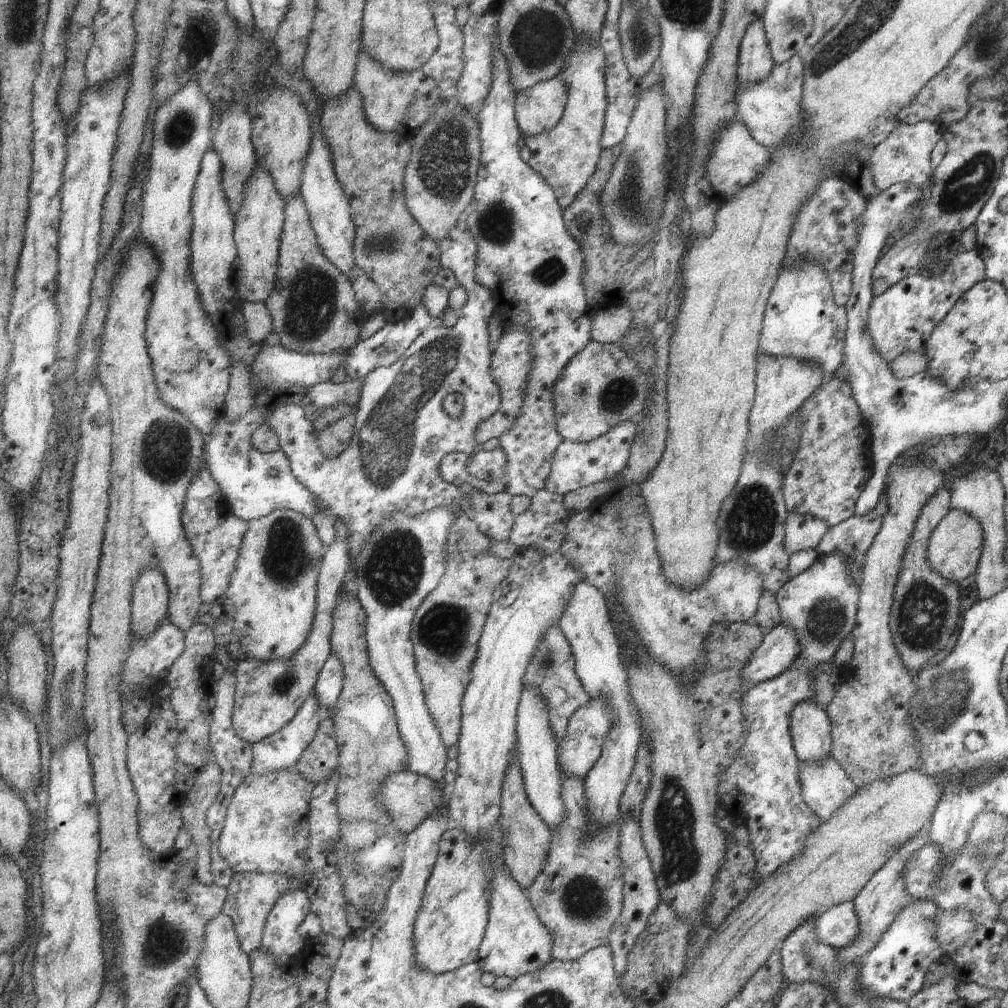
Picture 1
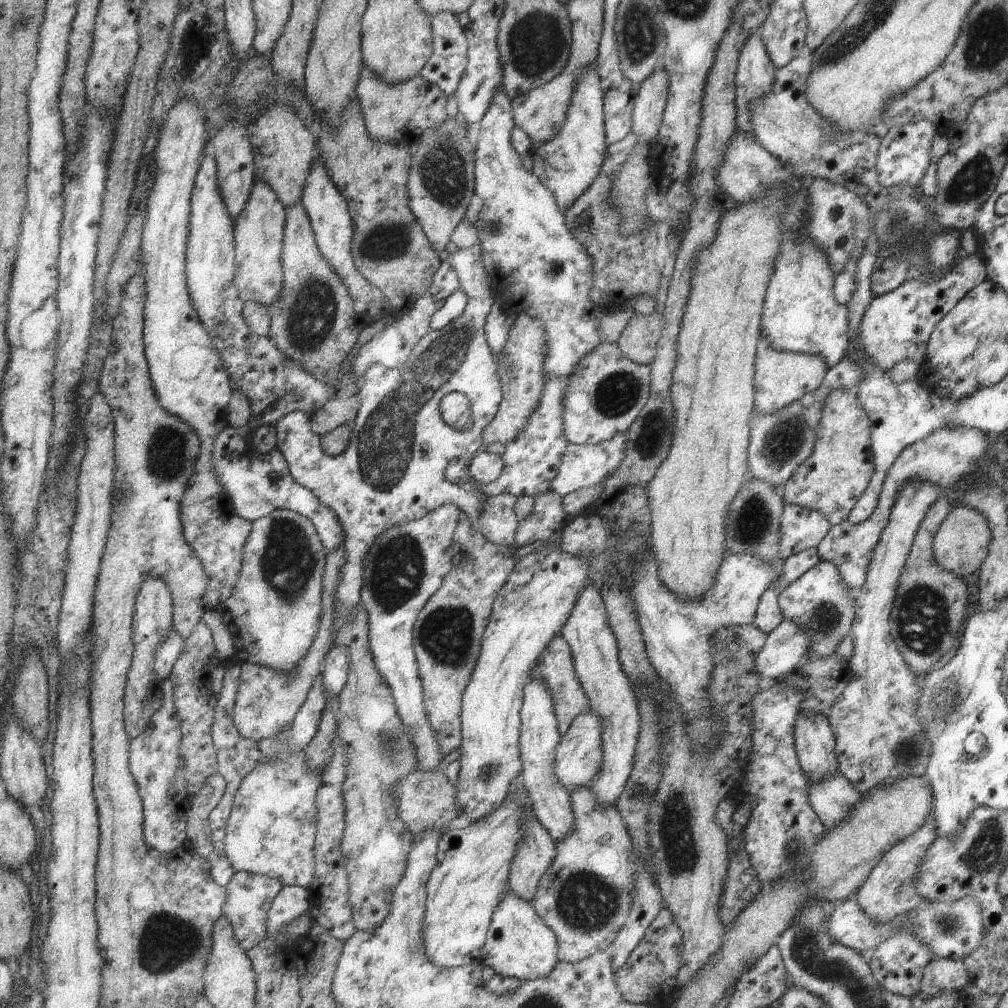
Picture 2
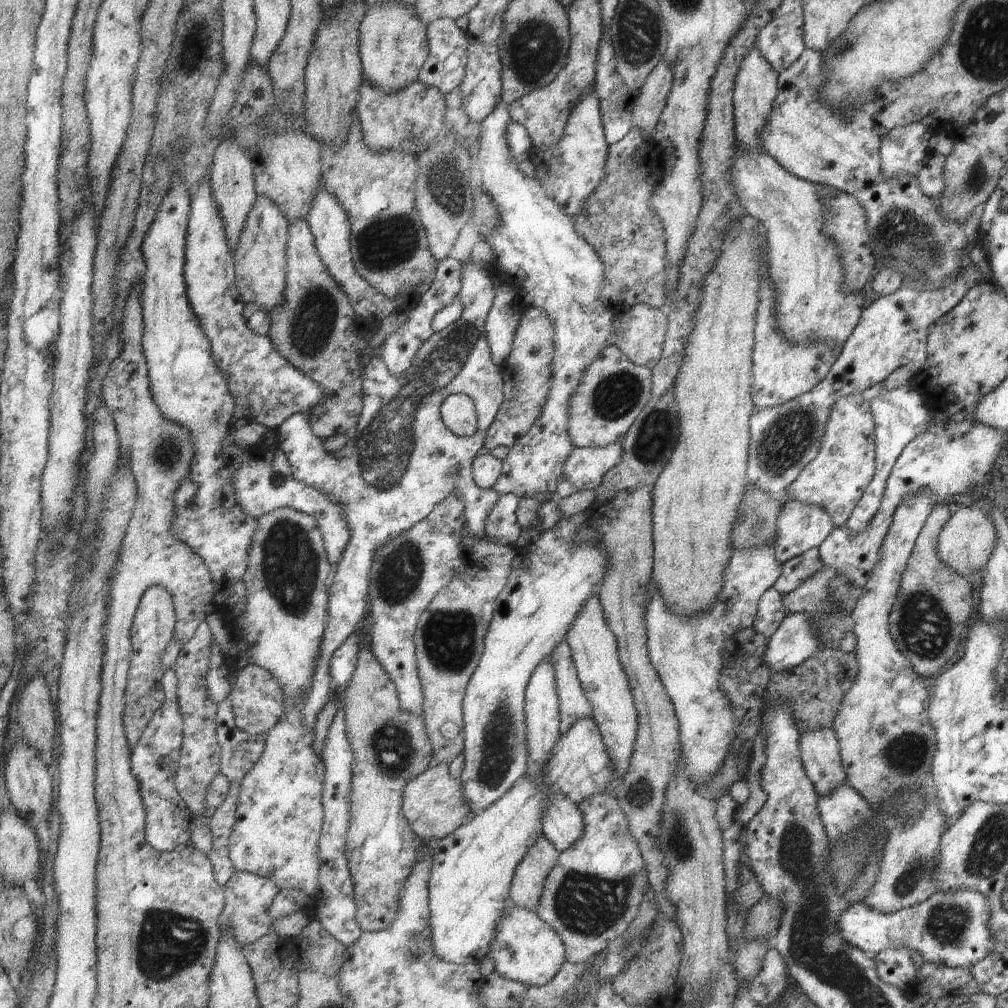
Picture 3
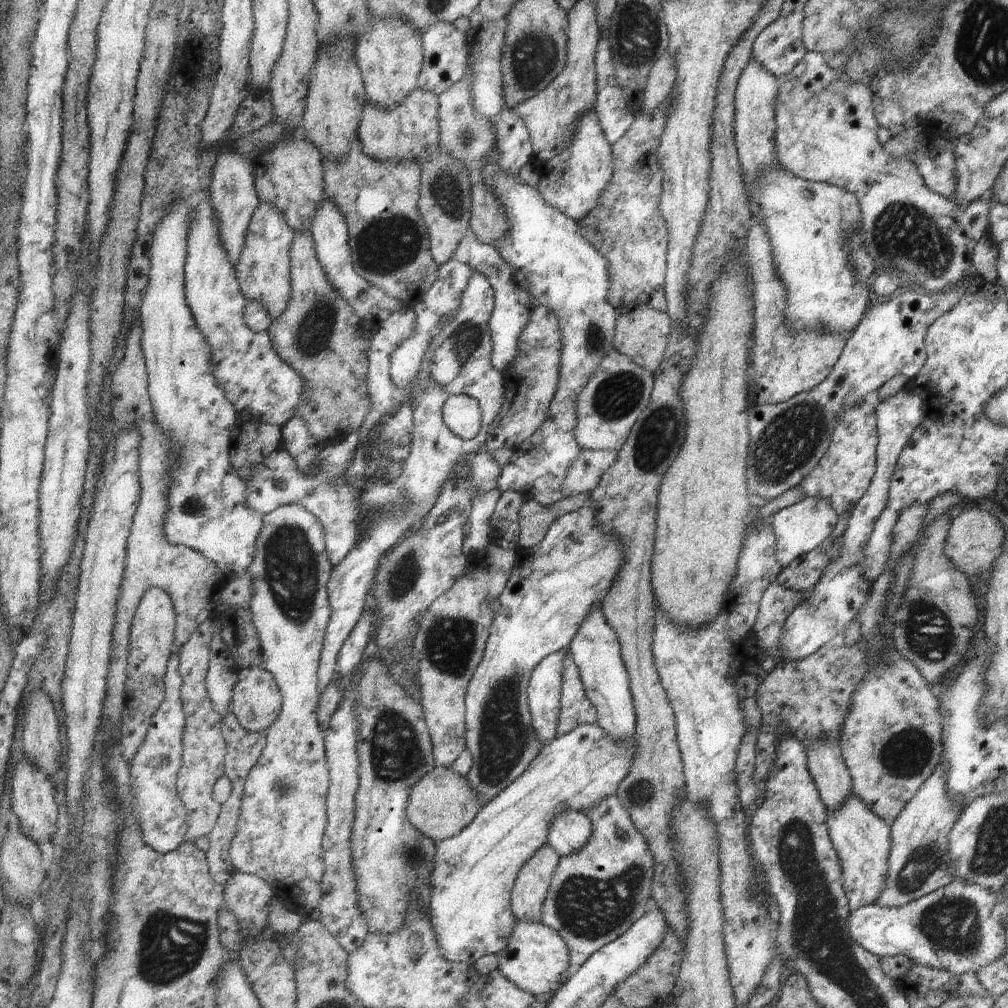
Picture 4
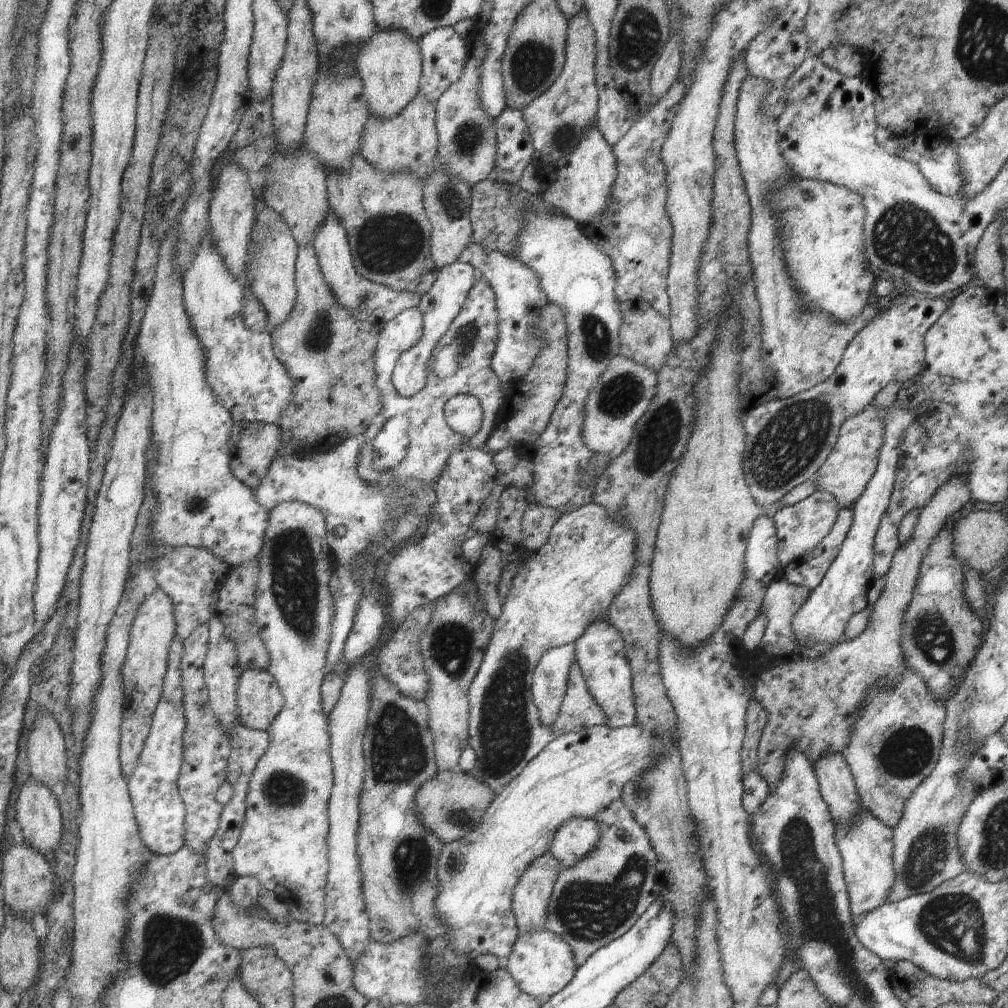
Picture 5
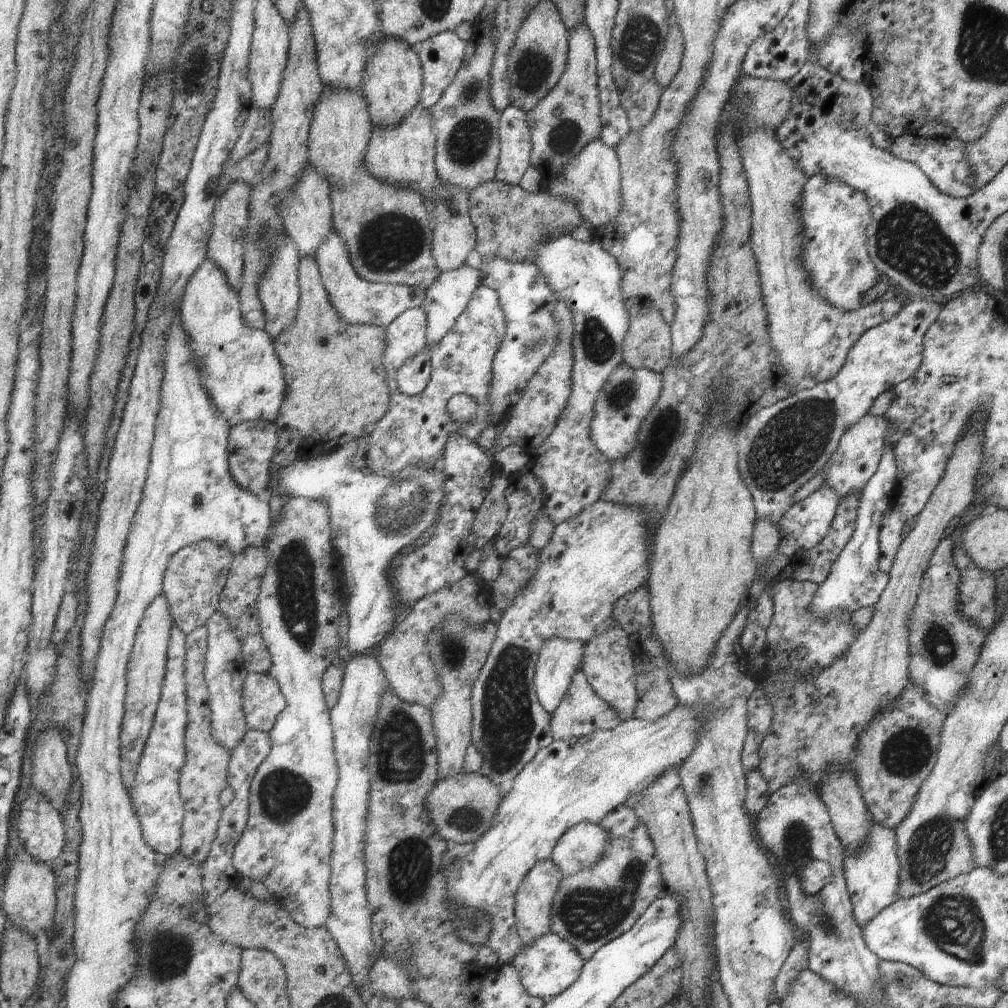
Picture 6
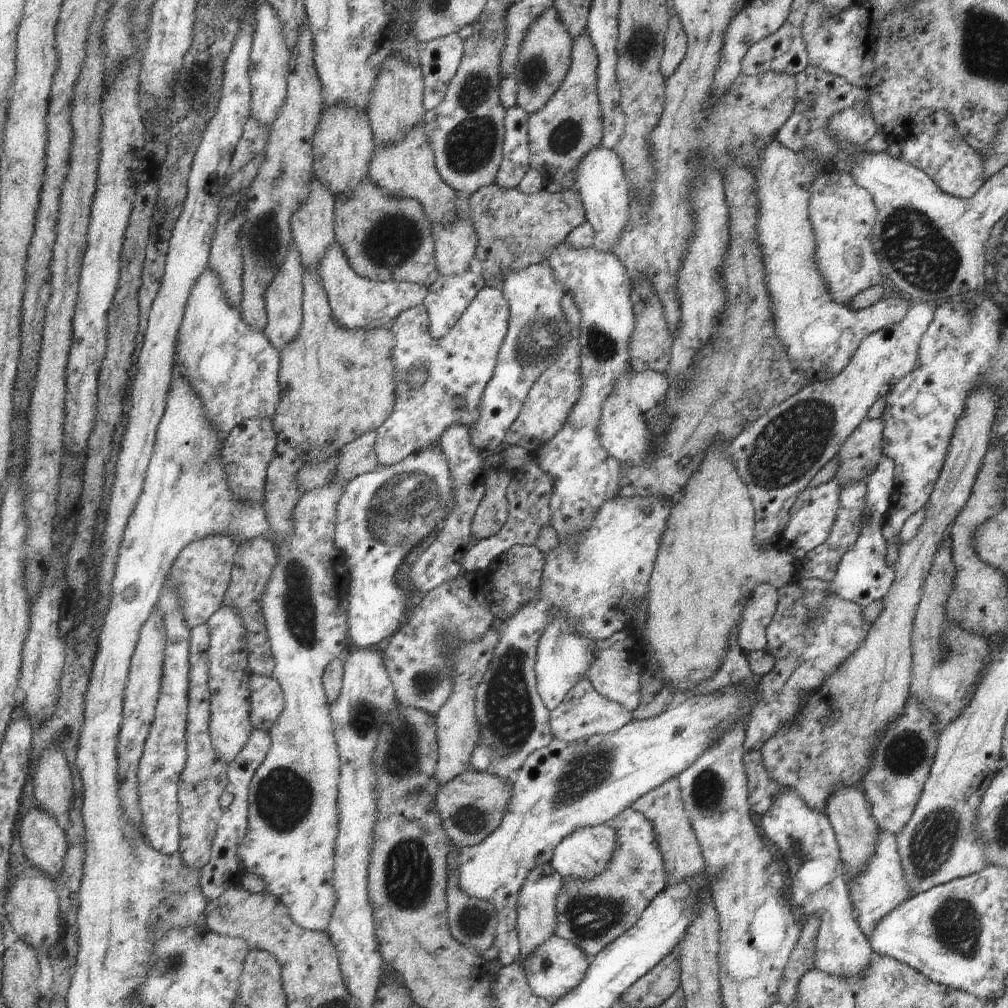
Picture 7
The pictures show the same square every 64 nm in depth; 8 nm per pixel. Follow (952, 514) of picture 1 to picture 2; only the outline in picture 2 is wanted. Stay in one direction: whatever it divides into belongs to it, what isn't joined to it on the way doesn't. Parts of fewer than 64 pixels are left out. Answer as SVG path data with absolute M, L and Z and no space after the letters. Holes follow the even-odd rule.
M955 507L949 510L945 520L935 531L931 554L937 566L961 579L979 570L983 558L987 556L987 546L989 546L989 528L985 524L985 518L971 508Z

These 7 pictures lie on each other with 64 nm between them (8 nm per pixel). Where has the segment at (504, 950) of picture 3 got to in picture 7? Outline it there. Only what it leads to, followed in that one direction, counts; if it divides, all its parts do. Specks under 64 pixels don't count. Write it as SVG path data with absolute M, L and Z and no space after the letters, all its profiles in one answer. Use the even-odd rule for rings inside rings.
M556 934L551 936L545 944L541 944L529 958L521 959L520 964L531 990L537 996L546 998L548 1001L558 1001L563 996L571 994L585 980L590 961L591 958L587 957L587 954L577 944Z

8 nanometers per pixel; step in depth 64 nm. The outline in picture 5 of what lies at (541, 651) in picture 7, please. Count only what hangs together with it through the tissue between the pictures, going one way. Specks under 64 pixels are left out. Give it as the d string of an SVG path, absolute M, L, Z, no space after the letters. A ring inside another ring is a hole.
M575 644L557 646L547 650L534 670L534 683L531 689L535 706L539 708L541 722L553 727L559 718L567 687L571 666L577 662Z

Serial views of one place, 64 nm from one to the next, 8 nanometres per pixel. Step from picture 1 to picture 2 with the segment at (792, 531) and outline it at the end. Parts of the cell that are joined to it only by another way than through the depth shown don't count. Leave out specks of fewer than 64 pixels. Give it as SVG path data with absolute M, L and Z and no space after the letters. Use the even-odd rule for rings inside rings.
M784 503L779 516L777 554L781 560L802 550L815 549L831 525L817 510Z

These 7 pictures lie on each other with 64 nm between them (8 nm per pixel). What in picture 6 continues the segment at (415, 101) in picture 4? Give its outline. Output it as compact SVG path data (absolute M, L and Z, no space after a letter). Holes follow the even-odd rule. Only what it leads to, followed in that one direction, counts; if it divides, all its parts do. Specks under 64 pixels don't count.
M419 105L399 126L374 126L372 132L371 144L365 157L369 172L383 182L389 182L393 186L409 186L421 192L423 198L431 198L433 190L442 181L436 168L437 136L431 112Z

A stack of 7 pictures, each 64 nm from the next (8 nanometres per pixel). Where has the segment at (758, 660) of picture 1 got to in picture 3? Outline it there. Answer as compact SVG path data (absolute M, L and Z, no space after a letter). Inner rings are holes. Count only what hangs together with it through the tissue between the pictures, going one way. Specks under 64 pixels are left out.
M803 612L786 614L766 644L762 664L767 666L770 675L777 674L801 664L819 647L821 642L815 636L815 628L809 624L809 616Z

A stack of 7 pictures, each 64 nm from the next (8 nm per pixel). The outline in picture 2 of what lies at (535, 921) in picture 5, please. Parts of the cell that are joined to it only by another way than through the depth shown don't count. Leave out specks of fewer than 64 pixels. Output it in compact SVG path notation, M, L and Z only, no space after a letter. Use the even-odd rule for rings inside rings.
M525 808L525 818L525 836L521 838L519 850L511 864L509 883L511 892L532 904L539 882L555 862L558 846L551 834L543 828L543 823L539 822L534 810Z

